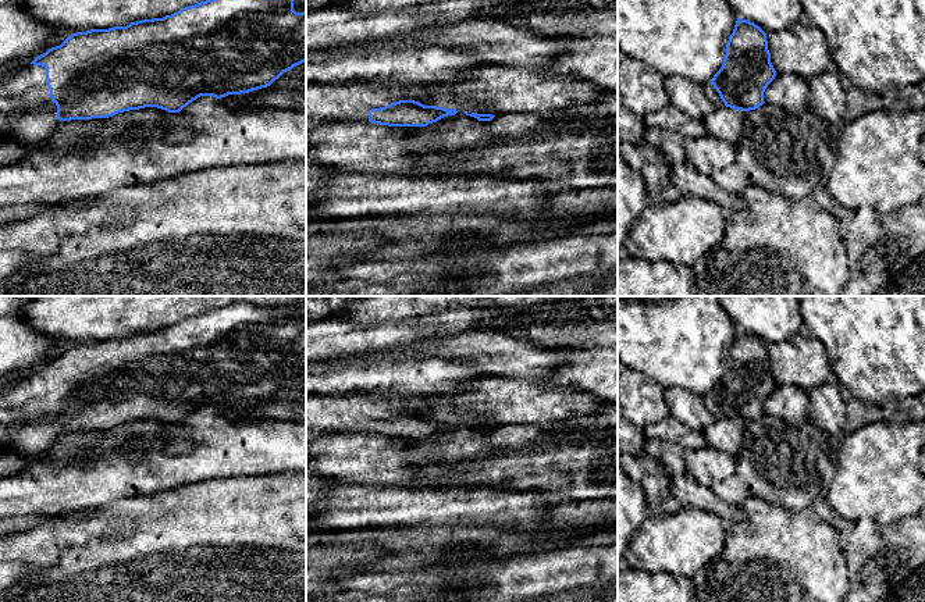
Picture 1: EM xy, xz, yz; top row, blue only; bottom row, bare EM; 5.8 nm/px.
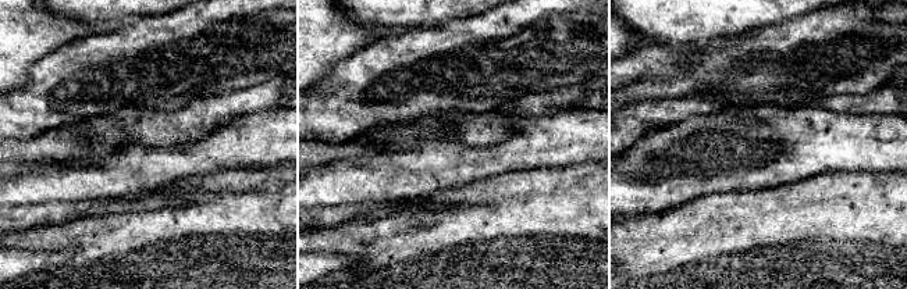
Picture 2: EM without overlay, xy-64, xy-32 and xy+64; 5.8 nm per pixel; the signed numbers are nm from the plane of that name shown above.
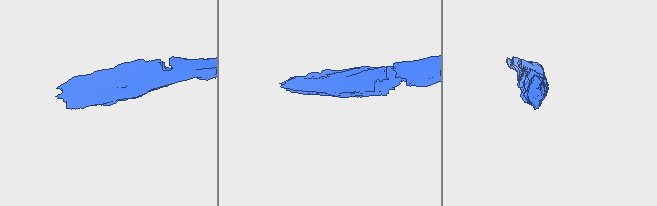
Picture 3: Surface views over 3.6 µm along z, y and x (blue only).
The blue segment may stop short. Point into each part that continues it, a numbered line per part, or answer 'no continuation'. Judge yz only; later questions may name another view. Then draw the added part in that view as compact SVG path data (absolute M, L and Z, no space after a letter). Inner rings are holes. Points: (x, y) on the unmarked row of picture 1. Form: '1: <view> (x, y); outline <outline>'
1: yz (710, 402); outline M708 392L704 396L704 405L705 407L714 414L714 417L716 420L725 418L725 414L722 413L719 405L716 403L716 400L714 399L714 396L711 395L711 392Z

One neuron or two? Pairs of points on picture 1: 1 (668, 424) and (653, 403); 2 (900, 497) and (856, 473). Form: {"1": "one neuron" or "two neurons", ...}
{"1": "two neurons", "2": "one neuron"}

